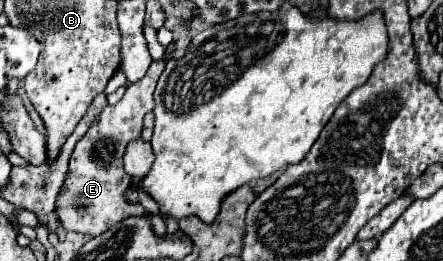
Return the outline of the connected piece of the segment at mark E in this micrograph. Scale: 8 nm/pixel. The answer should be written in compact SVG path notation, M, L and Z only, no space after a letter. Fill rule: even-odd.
M176 40L166 46L166 54L162 60L152 60L146 76L138 80L136 84L128 84L126 94L116 106L106 106L98 120L90 126L90 130L78 140L72 156L66 180L62 184L60 196L56 200L56 214L66 230L80 232L86 236L98 236L106 230L110 230L114 224L118 224L124 218L142 216L147 213L140 204L128 204L124 198L124 192L130 186L130 176L122 168L122 154L126 150L126 142L130 138L138 138L142 132L142 120L146 112L152 112L154 108L154 88L164 72L166 58L176 48Z

